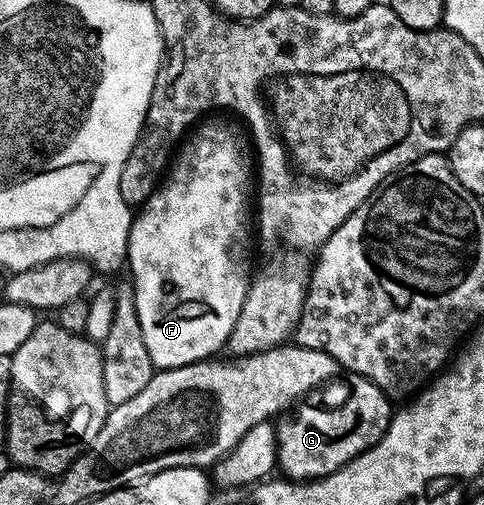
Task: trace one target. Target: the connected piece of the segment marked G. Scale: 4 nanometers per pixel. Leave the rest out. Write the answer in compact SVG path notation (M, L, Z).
M357 376L355 378L356 381L352 385L352 390L348 393L348 398L345 399L341 405L336 405L333 409L323 409L320 405L304 405L308 403L300 403L295 406L294 412L296 414L293 417L288 417L289 415L284 415L279 418L275 422L276 426L276 463L281 473L285 478L291 479L292 481L314 481L318 477L325 477L326 475L330 475L334 471L338 471L343 467L346 463L350 463L357 457L358 455L362 455L367 449L371 449L372 446L377 445L380 441L380 436L388 430L388 424L392 421L392 415L394 412L393 402L388 398L385 393L380 390L379 387L374 384L372 381L367 381L365 377Z

